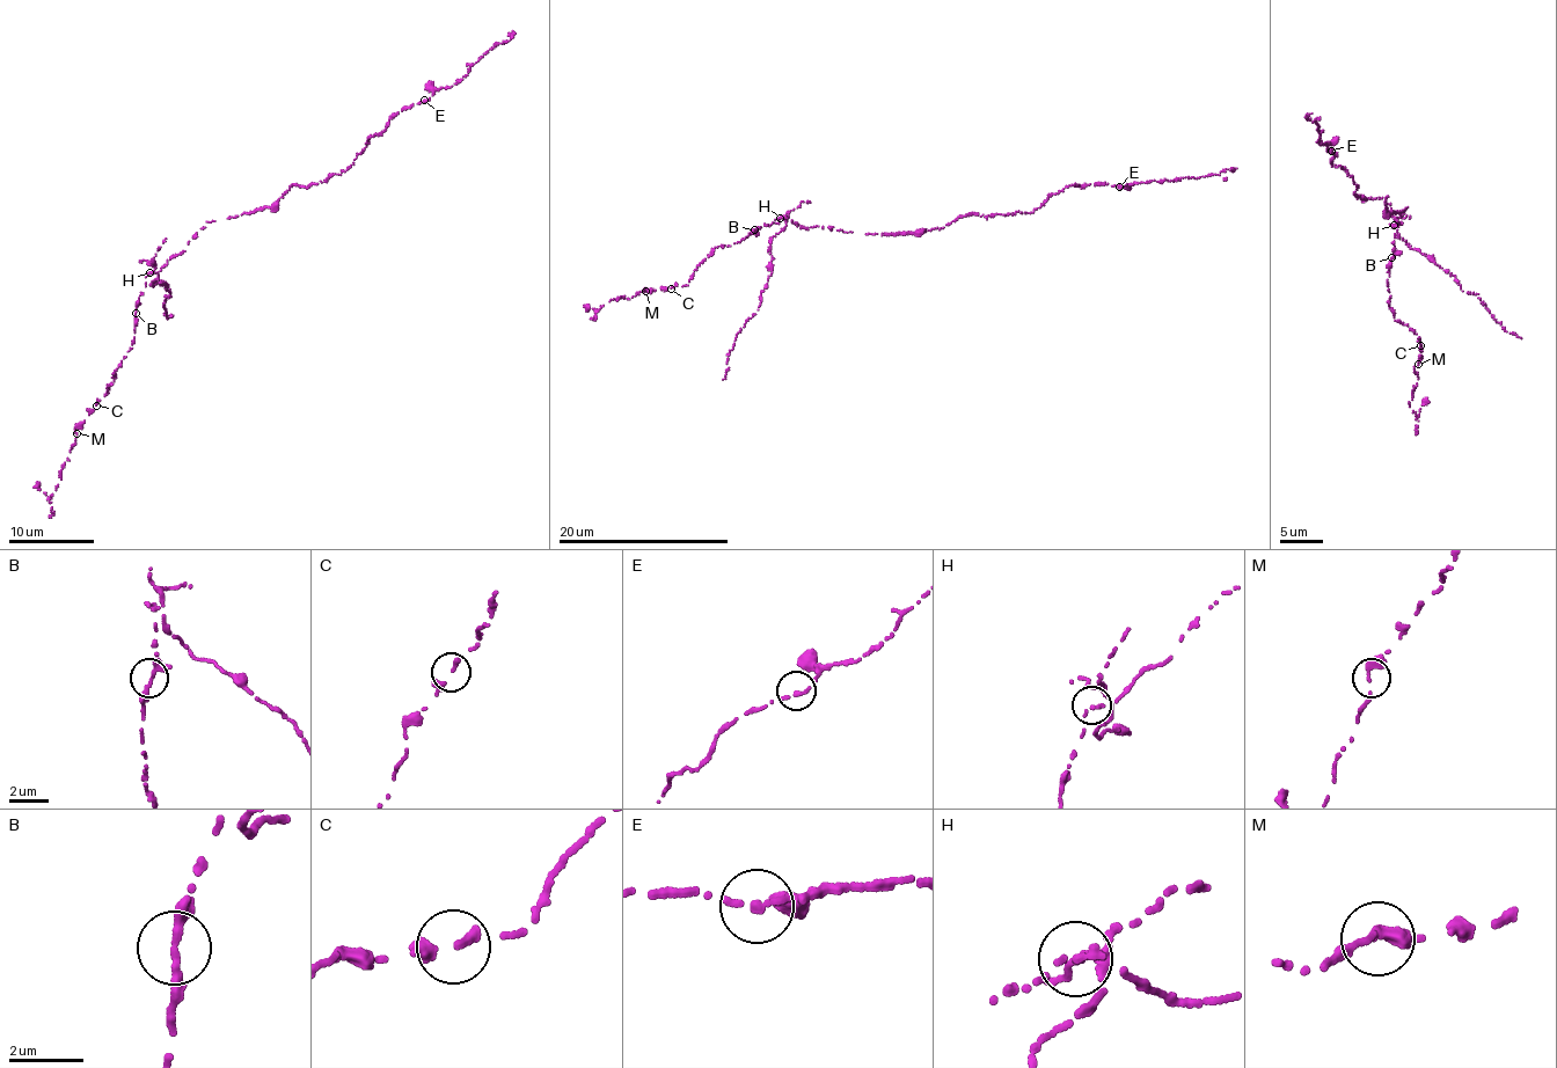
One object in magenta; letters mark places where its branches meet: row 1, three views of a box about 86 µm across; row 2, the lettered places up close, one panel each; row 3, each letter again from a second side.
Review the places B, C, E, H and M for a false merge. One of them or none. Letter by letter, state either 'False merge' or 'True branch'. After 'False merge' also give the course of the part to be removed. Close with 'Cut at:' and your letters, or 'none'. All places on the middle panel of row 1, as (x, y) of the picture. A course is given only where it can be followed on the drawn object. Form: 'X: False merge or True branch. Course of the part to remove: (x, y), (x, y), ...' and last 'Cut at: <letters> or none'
B: True branch
C: True branch
E: True branch
H: False merge. Course of the part to remove: (781, 218), (787, 225), (773, 238), (766, 289), (758, 309), (736, 335), (723, 380)
M: True branch
Cut at: H

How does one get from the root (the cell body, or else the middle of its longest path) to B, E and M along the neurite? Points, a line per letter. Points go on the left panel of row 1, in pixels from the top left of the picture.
B: (205, 227), (189, 241), (184, 251), (173, 257), (160, 271), (146, 277), (136, 313)
E: (205, 227), (206, 221), (270, 207), (293, 184), (307, 188), (344, 172), (392, 117), (424, 100)
M: (205, 227), (184, 251), (146, 277), (136, 304), (132, 348), (115, 372), (109, 393), (77, 433)

